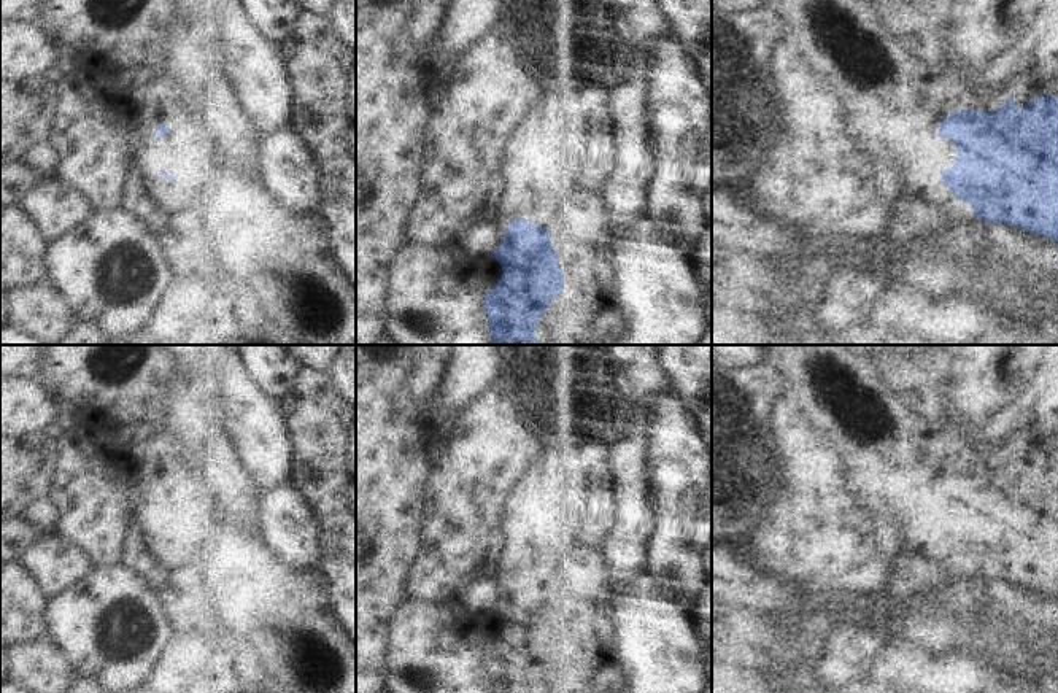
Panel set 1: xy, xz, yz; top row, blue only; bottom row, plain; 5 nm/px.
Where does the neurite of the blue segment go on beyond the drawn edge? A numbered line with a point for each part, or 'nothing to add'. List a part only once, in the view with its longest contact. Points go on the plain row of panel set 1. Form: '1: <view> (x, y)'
1: xz (545, 545).

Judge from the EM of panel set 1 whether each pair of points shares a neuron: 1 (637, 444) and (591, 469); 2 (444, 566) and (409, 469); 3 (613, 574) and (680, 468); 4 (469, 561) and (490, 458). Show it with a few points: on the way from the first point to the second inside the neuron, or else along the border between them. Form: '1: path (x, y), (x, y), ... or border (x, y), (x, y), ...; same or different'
1: border (604, 453), (613, 472), (617, 498); different
2: border (431, 476), (424, 488), (421, 542), (417, 549); different
3: border (652, 474), (653, 515), (658, 531), (648, 547); different
4: path (469, 536), (469, 496), (475, 483); same

